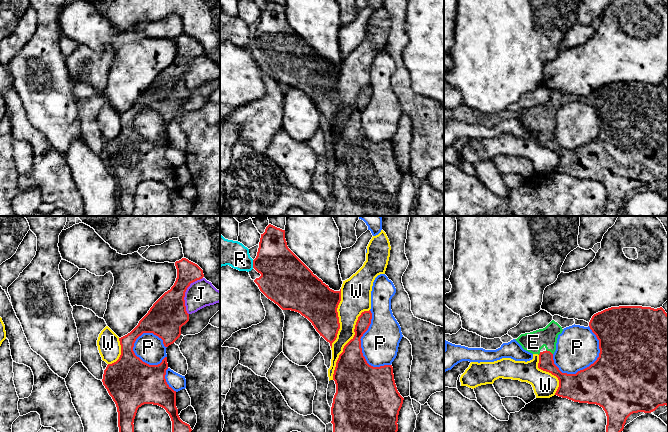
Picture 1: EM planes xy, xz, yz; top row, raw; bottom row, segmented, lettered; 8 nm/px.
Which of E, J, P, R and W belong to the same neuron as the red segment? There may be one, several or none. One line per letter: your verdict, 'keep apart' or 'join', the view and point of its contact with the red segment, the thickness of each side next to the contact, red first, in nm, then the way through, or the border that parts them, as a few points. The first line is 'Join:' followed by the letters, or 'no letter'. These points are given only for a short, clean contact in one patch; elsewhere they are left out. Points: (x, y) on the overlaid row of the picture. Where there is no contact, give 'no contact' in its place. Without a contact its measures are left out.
Join: E
E: join | yz (549, 351) | 130/170 nm
J: keep apart | xy (184, 293) | 300/220 nm
P: keep apart | yz (596, 360) | 500/340 nm
R: keep apart | xz (253, 264) | 360/200 nm | along xz (252, 260), (253, 267)
W: keep apart | xz (348, 342) | 280/180 nm

